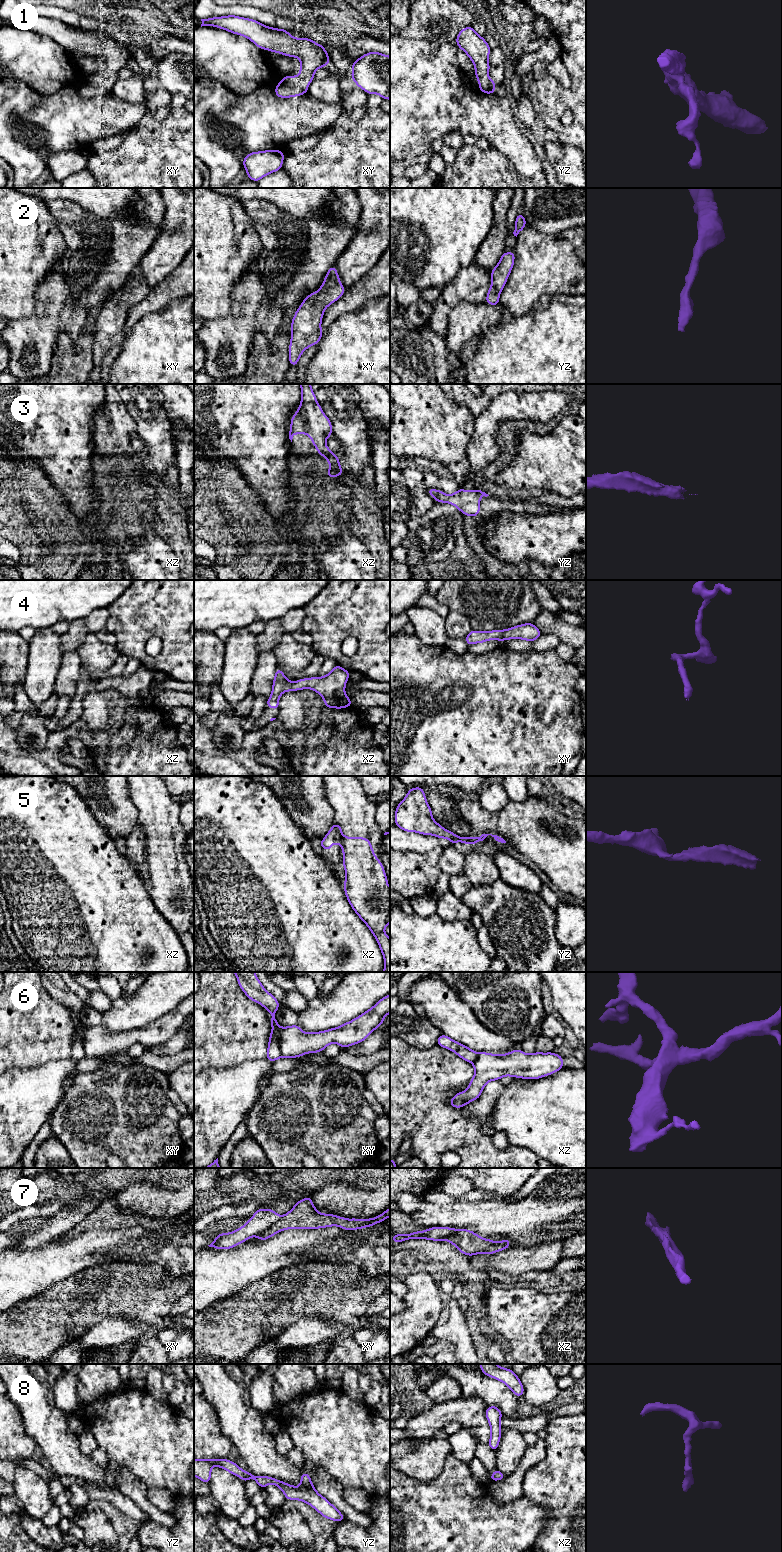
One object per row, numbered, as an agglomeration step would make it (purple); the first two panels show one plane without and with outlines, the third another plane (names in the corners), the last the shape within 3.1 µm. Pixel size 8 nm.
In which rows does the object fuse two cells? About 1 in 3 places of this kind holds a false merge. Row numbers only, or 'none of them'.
5, 6, 7

